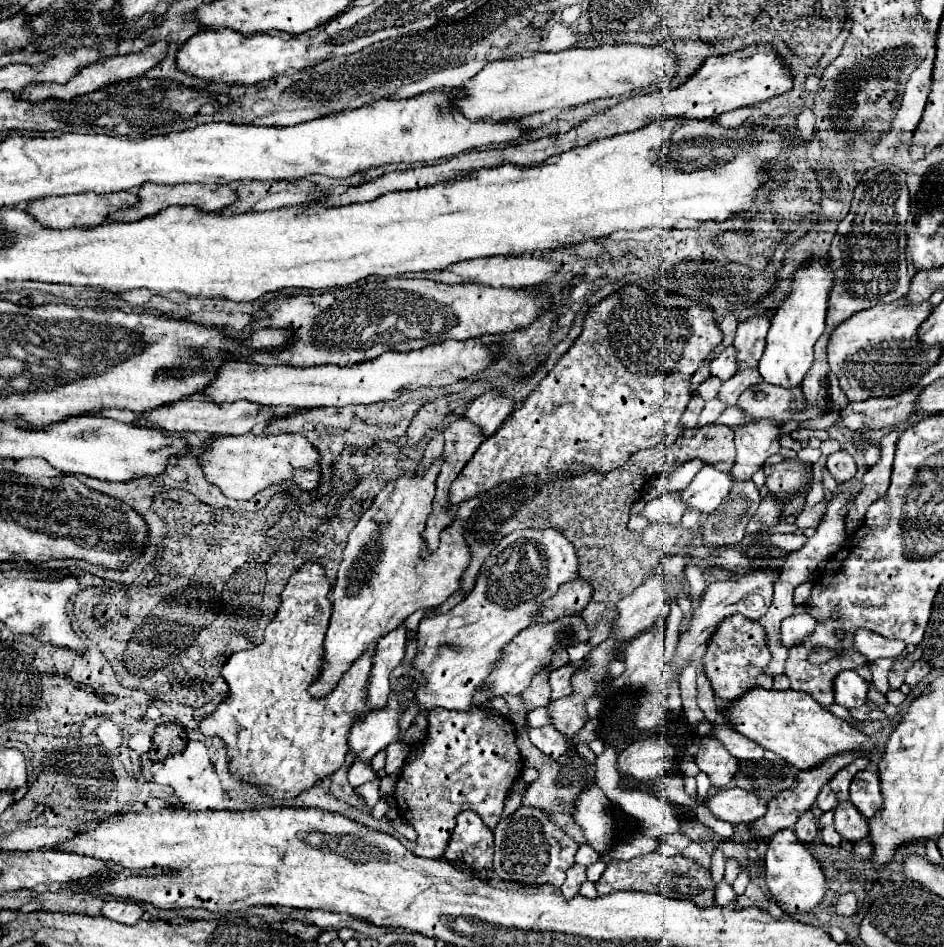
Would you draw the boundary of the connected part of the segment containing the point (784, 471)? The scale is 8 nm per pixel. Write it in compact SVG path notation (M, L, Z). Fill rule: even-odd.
M772 455L766 469L766 487L770 493L784 499L784 515L792 515L802 509L804 497L808 493L808 479L812 473L812 463L796 459L784 459L782 455Z

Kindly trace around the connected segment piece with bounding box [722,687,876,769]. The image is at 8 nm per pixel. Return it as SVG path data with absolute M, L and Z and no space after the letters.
M752 687L742 697L728 701L722 707L722 715L728 725L740 735L776 753L798 769L810 769L814 765L820 765L828 757L844 751L876 751L874 741L870 737L860 733L844 719L834 717L830 711L820 707L810 695L804 695L802 691L768 691L762 687Z

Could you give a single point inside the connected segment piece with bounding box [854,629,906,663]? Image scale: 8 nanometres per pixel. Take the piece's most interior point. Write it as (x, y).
(872, 646)

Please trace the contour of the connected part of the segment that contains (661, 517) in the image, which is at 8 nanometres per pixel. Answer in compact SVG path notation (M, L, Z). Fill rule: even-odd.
M668 491L644 507L644 515L650 519L650 523L678 523L684 511L684 499L680 499L678 491Z

